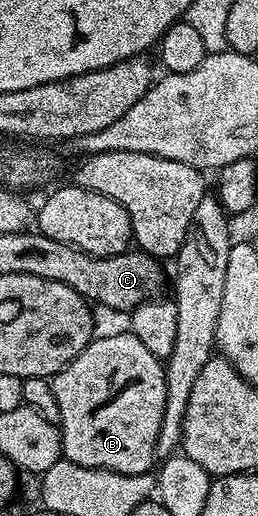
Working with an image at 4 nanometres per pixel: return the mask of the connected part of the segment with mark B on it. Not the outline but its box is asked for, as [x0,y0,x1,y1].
[51,330,165,475]

